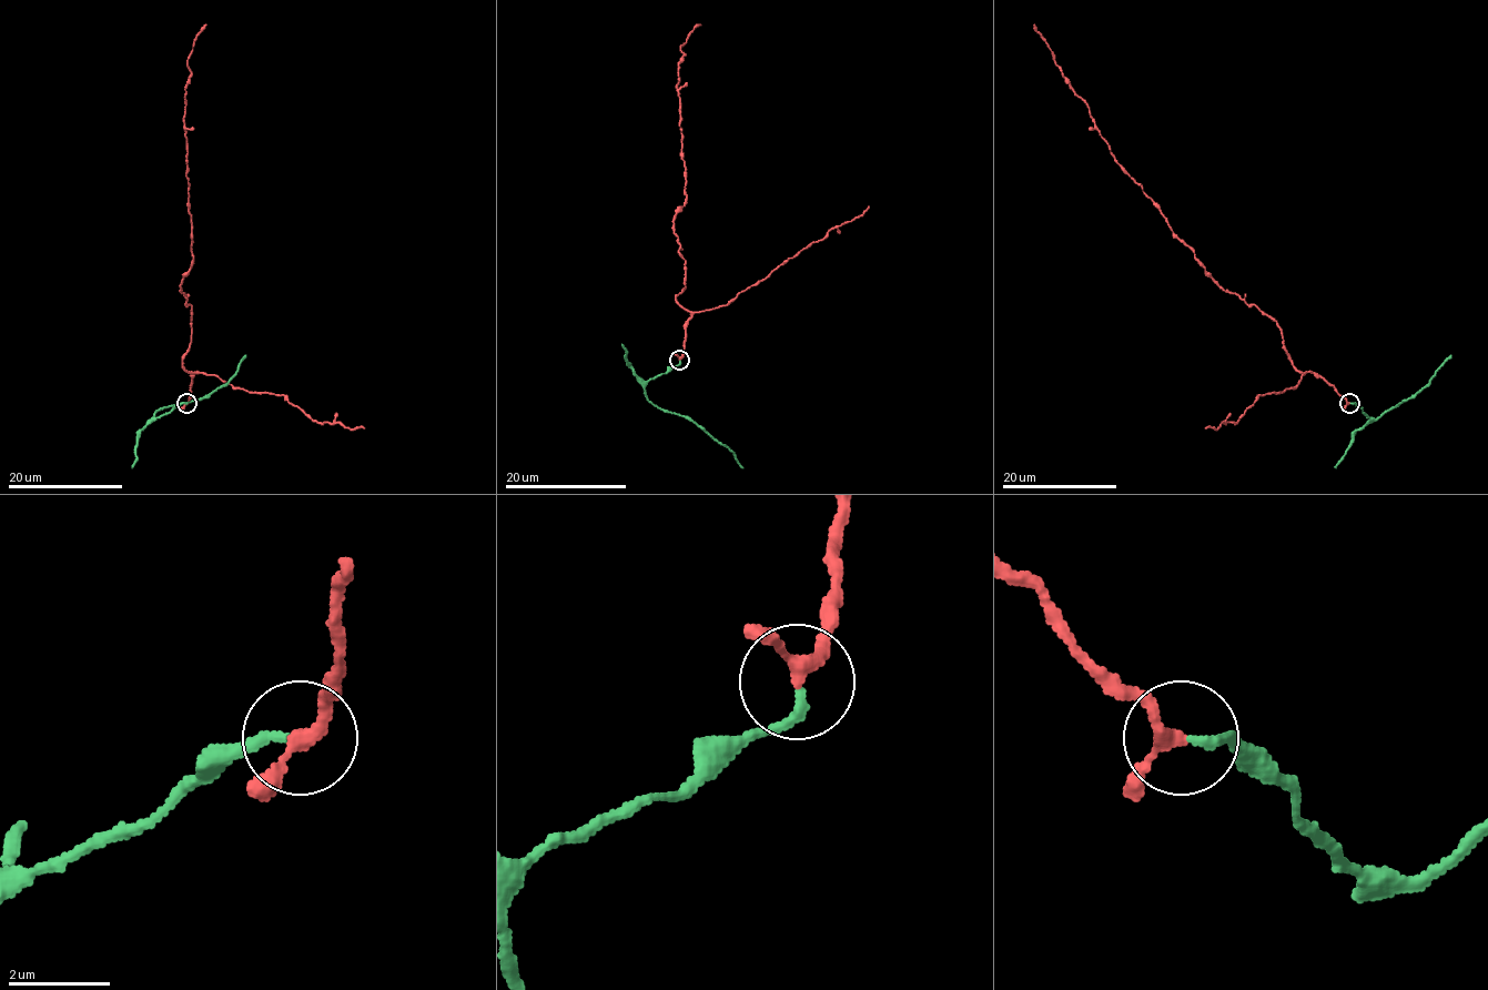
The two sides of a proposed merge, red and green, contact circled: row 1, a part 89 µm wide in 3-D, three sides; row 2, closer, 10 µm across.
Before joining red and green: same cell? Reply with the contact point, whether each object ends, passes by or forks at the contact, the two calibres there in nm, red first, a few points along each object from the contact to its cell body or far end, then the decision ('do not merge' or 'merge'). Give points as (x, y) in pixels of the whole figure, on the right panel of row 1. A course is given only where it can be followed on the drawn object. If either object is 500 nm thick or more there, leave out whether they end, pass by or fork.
at (1349, 403); red passes by; green ends there; 240 nm thick on the red side, 190 nm on the other; red runs (1349, 403), (1321, 377), (1299, 372), (1274, 320), (1218, 284), (1172, 231), (1160, 206), (1116, 161), (1034, 23); green runs (1349, 403), (1355, 403), (1369, 417), (1378, 418), (1411, 397), (1451, 354); merge

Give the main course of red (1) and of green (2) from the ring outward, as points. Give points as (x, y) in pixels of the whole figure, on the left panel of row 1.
1: (185, 403), (198, 372), (183, 364), (192, 307), (180, 284), (193, 258), (183, 120), (188, 57), (205, 23)
2: (185, 403), (179, 403), (153, 418), (161, 407), (205, 397), (229, 380), (246, 354)

